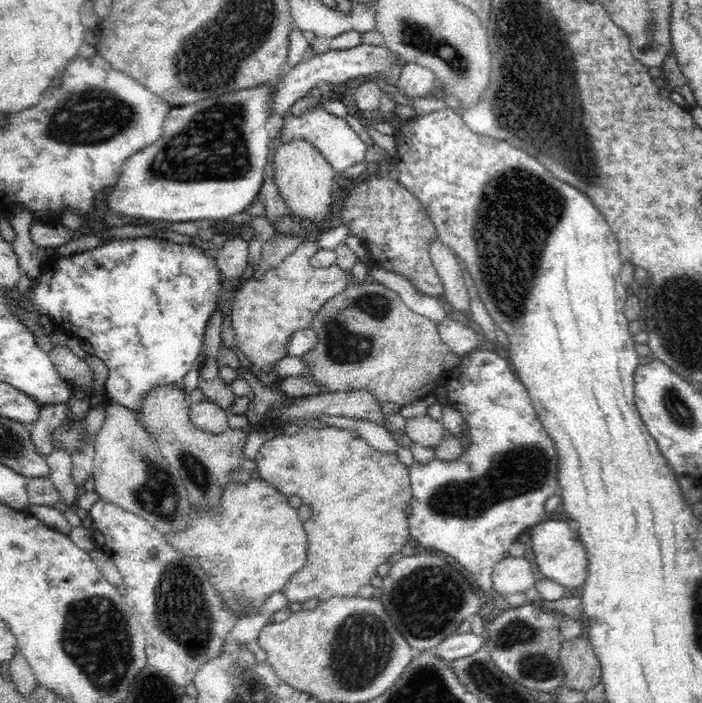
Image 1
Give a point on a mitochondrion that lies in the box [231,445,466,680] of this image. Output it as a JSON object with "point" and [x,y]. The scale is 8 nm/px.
{"point":[424,602]}

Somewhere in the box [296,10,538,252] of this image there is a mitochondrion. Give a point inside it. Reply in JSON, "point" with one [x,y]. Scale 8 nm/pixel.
{"point":[414,34]}

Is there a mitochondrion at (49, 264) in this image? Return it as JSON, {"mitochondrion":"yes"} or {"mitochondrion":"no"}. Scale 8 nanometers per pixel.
{"mitochondrion":"no"}

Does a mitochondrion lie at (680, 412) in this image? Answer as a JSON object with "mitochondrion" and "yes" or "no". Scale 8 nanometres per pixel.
{"mitochondrion":"yes"}

